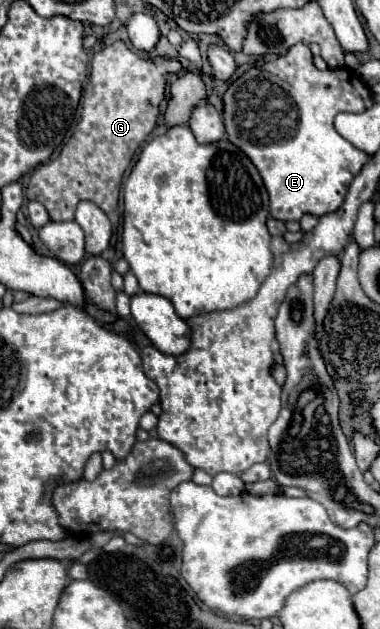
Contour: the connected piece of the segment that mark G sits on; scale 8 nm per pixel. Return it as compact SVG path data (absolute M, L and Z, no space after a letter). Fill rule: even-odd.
M120 41L94 53L76 131L54 161L38 165L32 171L26 197L40 201L52 221L74 221L76 205L84 199L92 201L108 215L116 229L122 175L130 165L130 157L136 155L138 147L156 127L158 105L166 93L166 75L182 71L184 67L174 59L148 61Z

